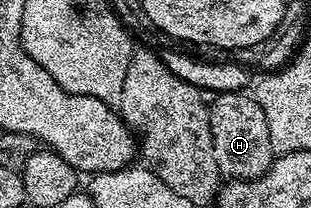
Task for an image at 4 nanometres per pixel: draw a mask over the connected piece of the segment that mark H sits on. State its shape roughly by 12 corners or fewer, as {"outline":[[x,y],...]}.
{"outline":[[215,94],[219,176],[260,177],[276,158],[253,94]]}

